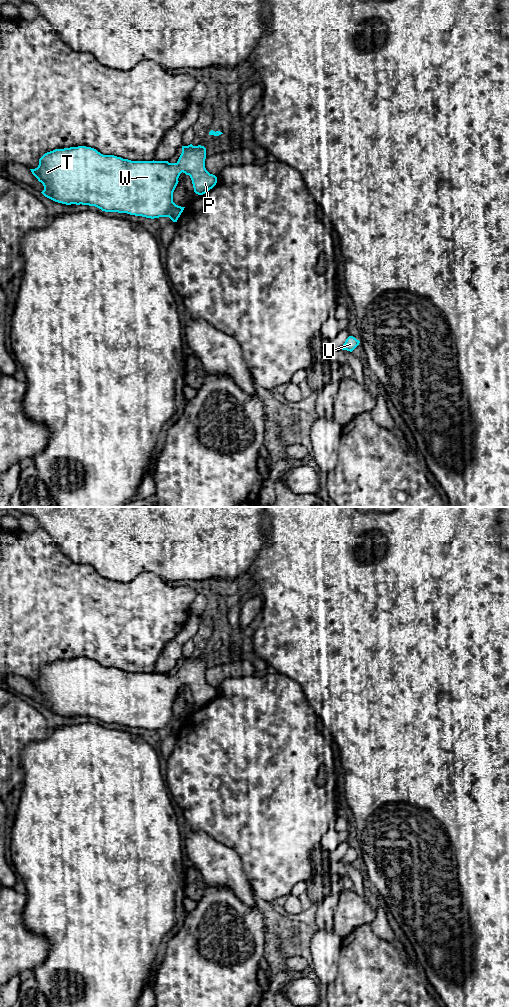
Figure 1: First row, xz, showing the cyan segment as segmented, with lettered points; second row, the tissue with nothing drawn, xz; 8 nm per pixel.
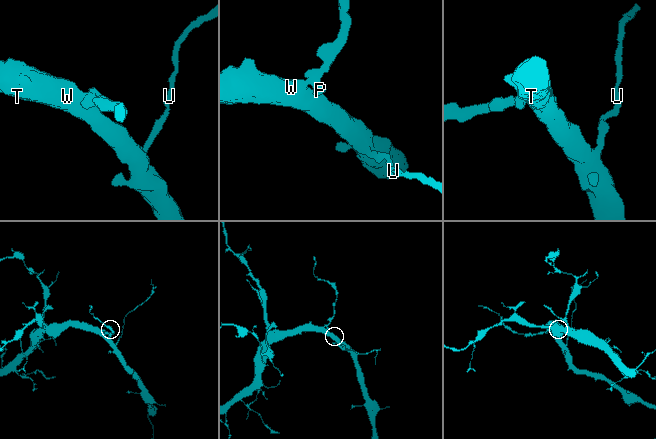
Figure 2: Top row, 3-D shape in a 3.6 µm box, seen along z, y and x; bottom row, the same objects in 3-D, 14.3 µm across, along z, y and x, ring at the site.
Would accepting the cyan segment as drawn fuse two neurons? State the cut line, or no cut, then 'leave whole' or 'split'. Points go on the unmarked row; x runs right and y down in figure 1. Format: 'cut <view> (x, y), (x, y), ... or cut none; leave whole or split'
cut none; leave whole

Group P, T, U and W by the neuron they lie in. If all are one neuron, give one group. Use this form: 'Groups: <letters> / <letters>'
Groups: P T U W

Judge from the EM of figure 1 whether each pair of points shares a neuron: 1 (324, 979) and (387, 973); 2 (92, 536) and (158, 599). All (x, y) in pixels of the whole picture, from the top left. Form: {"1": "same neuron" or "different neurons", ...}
{"1": "different neurons", "2": "different neurons"}

